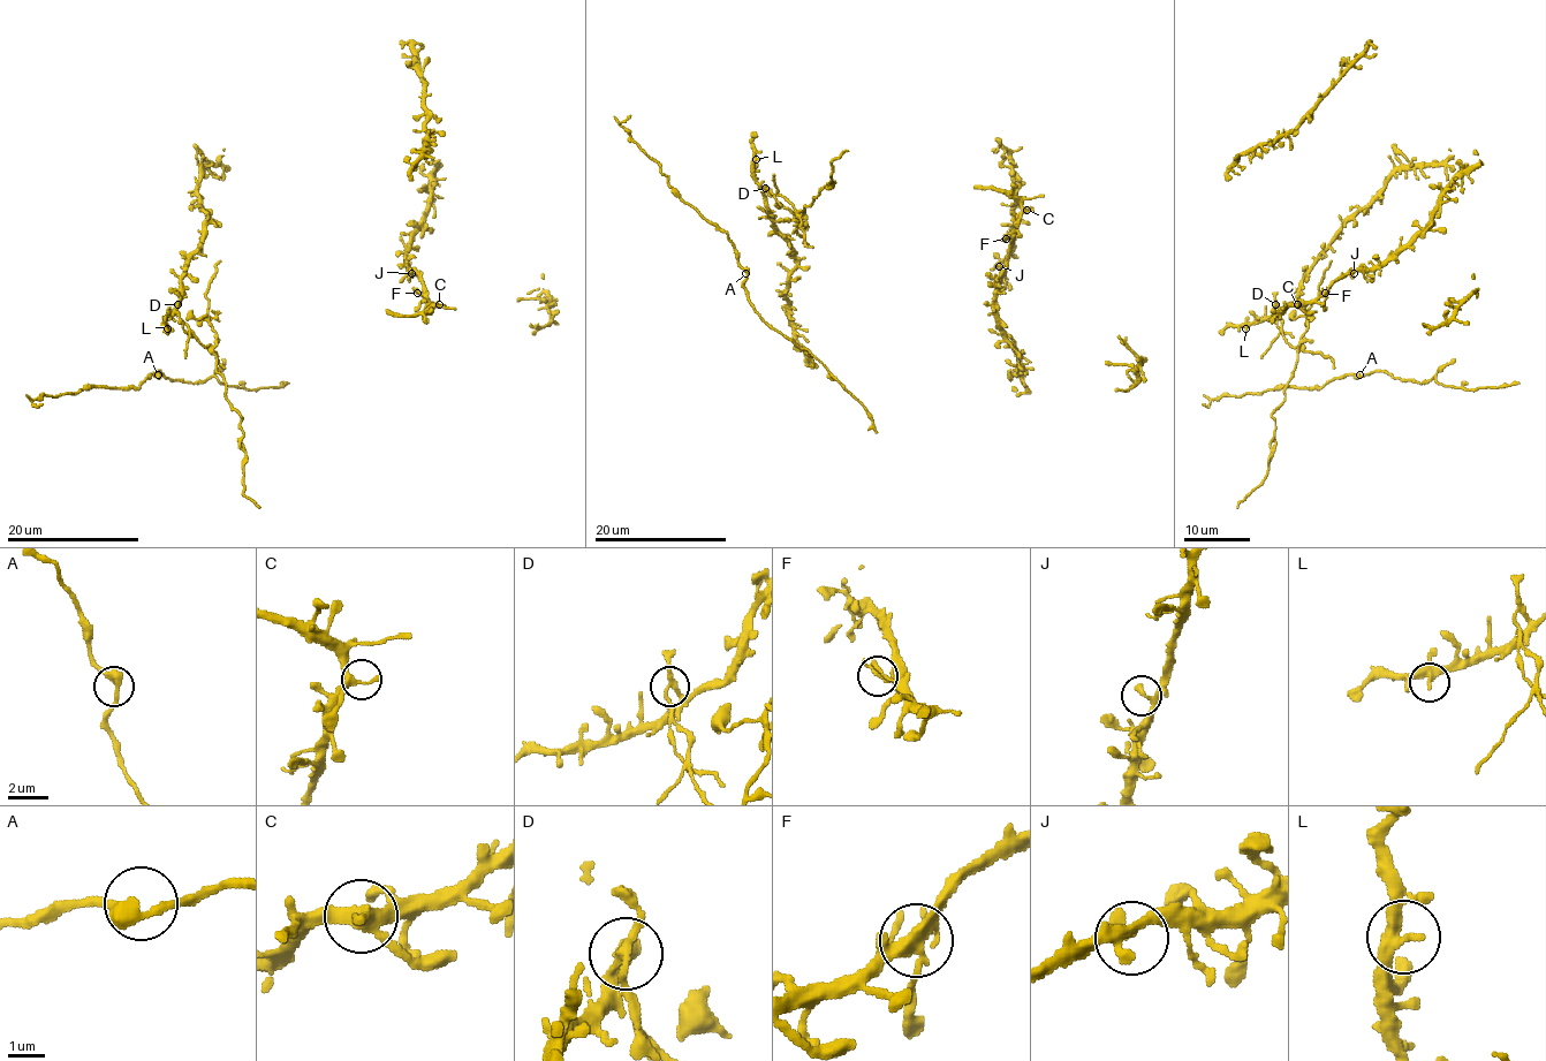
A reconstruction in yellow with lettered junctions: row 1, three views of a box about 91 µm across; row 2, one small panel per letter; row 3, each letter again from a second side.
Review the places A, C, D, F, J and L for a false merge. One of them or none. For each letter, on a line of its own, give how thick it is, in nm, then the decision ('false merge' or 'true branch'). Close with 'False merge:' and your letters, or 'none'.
A: calibre 360 nm; true branch
C: calibre 320 nm; true branch
D: calibre 190 nm; false merge
F: calibre 200 nm; true branch
J: calibre 300 nm; true branch
L: calibre 280 nm; true branch
False merge: D

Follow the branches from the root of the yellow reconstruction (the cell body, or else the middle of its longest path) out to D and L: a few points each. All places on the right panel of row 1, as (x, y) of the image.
D: (1280, 318), (1275, 304)
L: (1280, 318), (1272, 315), (1267, 319), (1252, 321), (1245, 328)

